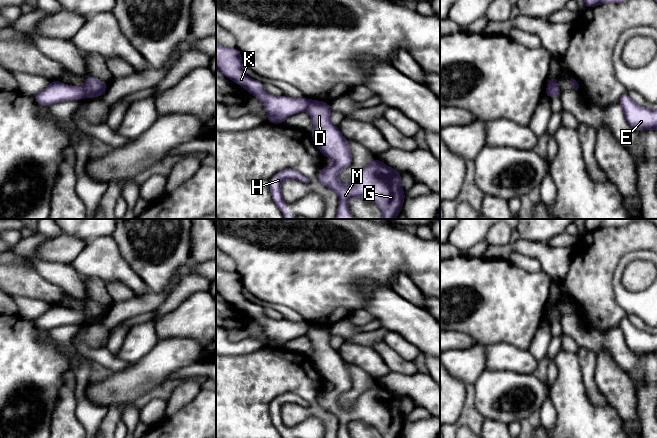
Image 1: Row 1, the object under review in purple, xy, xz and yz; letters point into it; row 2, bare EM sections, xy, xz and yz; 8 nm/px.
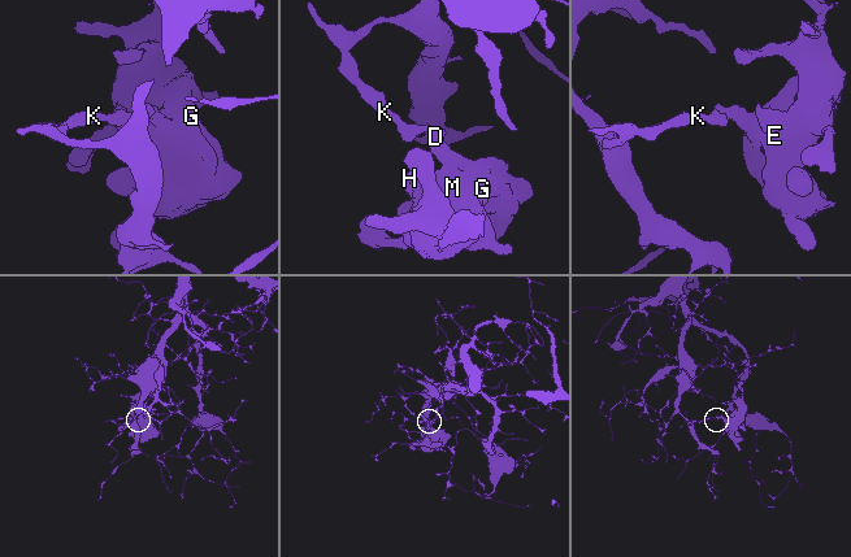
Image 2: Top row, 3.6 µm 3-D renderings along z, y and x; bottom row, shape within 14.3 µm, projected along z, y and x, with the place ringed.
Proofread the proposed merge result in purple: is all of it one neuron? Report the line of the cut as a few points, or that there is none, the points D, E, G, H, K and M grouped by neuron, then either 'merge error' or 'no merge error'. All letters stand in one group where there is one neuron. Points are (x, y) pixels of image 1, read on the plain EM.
cut in xz along (311, 324), (305, 334); D E G H M / K; merge error

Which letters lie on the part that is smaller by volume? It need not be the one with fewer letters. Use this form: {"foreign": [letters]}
{"foreign": ["D", "E", "G", "H", "M"]}

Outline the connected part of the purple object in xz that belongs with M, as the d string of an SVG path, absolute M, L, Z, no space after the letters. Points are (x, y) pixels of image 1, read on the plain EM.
M311 324L306 336L314 346L311 357L314 368L324 381L334 384L331 391L323 390L318 398L319 406L334 414L339 420L337 438L352 438L348 424L362 421L371 425L382 438L399 438L405 423L401 412L401 396L375 382L362 393L349 409L342 409L338 399L352 389L352 378L346 362L330 345L331 332L328 326Z

